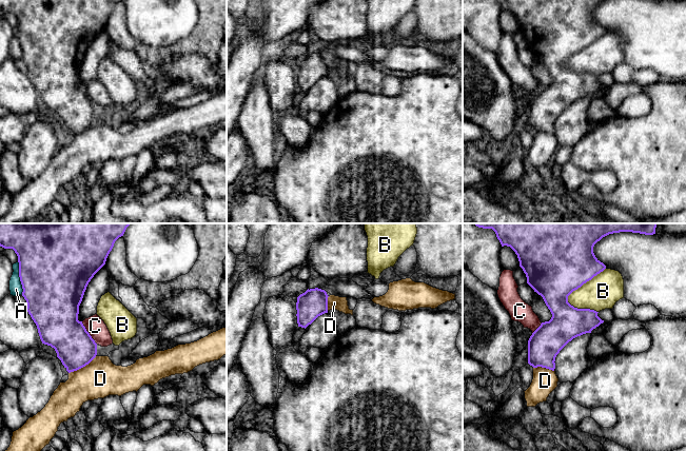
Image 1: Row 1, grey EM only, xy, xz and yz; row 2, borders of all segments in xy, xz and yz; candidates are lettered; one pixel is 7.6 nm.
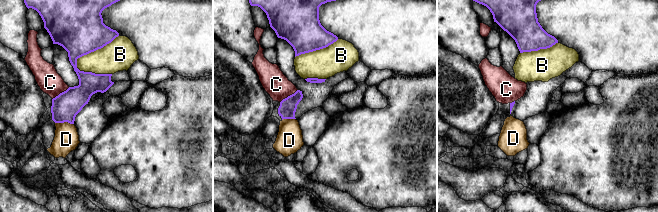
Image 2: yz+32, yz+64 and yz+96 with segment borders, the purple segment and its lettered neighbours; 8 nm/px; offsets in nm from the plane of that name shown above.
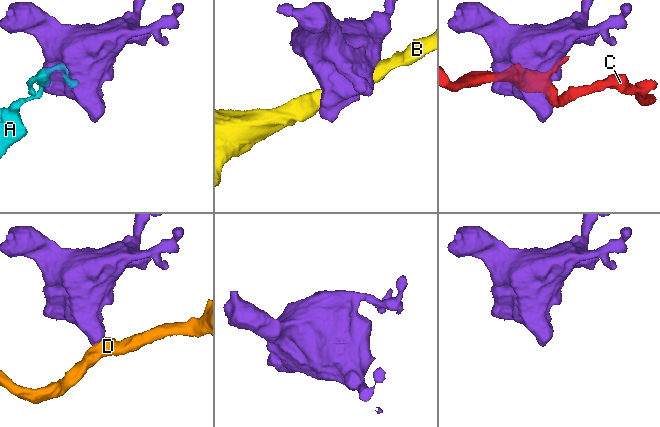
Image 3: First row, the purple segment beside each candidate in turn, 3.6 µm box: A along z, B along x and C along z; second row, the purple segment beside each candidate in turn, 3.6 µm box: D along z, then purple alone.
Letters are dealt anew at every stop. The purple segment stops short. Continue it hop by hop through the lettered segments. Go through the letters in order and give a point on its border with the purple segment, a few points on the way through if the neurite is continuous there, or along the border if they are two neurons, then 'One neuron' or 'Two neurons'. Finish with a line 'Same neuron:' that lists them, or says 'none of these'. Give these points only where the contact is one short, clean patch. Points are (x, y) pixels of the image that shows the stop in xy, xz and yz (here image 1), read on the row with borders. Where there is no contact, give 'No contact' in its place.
A: Touches purple at xy (20, 278). Two neurons
B: Touches purple at yz (584, 282). Two neurons
C: Touches purple at xy (89, 333). Boundary: xy (81, 321), (97, 344). Two neurons
D: Touches purple at xy (82, 367). Boundary: xy (96, 356), (84, 366), (69, 373). Two neurons
Same neuron: none of these

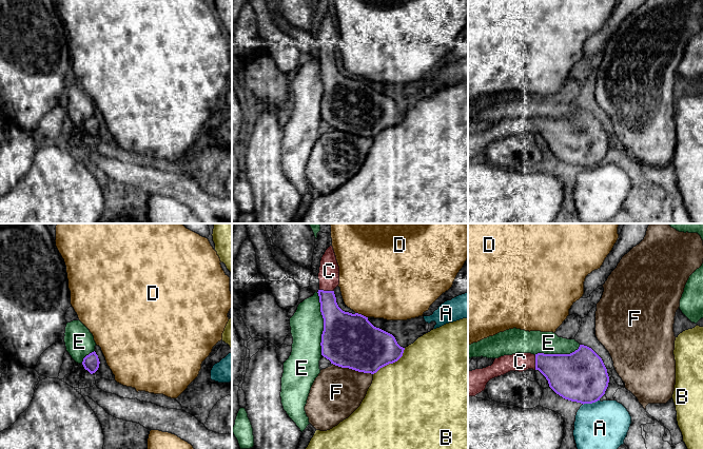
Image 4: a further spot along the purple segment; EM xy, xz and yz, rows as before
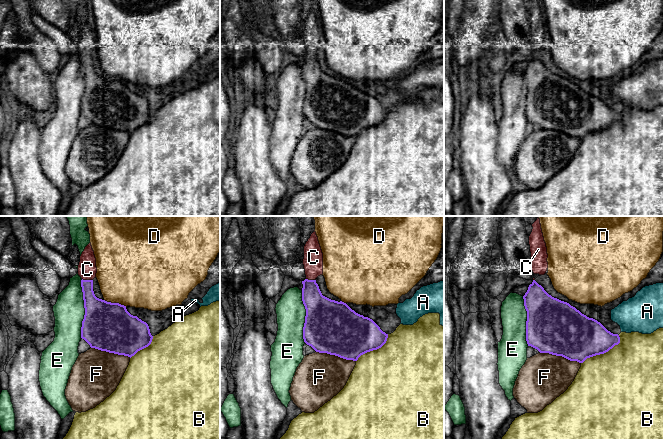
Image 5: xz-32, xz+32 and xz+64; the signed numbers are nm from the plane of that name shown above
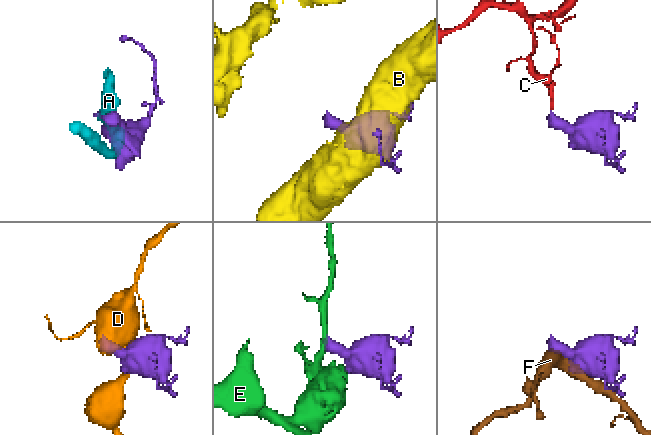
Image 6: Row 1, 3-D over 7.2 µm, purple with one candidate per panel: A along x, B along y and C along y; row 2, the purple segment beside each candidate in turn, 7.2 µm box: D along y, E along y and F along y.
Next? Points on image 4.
A: Touches purple at yz (590, 403). Two neurons
B: Touches purple at xz (391, 363). Two neurons
C: Touches purple at xz (327, 291). One neuron
D: Touches purple at xz (362, 315). Two neurons
E: Touches purple at xz (324, 324). Two neurons
F: Touches purple at xz (353, 369). Two neurons
Same neuron: C

